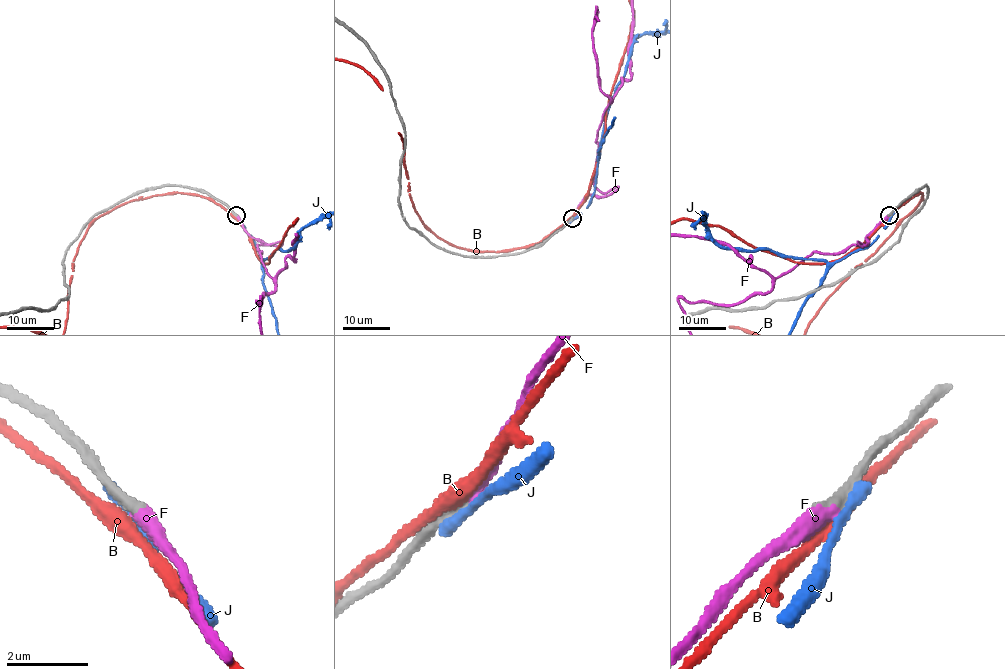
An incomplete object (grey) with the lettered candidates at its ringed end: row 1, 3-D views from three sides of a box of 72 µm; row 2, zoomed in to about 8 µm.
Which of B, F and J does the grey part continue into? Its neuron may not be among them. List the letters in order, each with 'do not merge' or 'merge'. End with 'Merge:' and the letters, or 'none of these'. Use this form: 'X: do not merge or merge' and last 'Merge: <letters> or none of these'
B: do not merge
F: merge
J: do not merge
Merge: F

